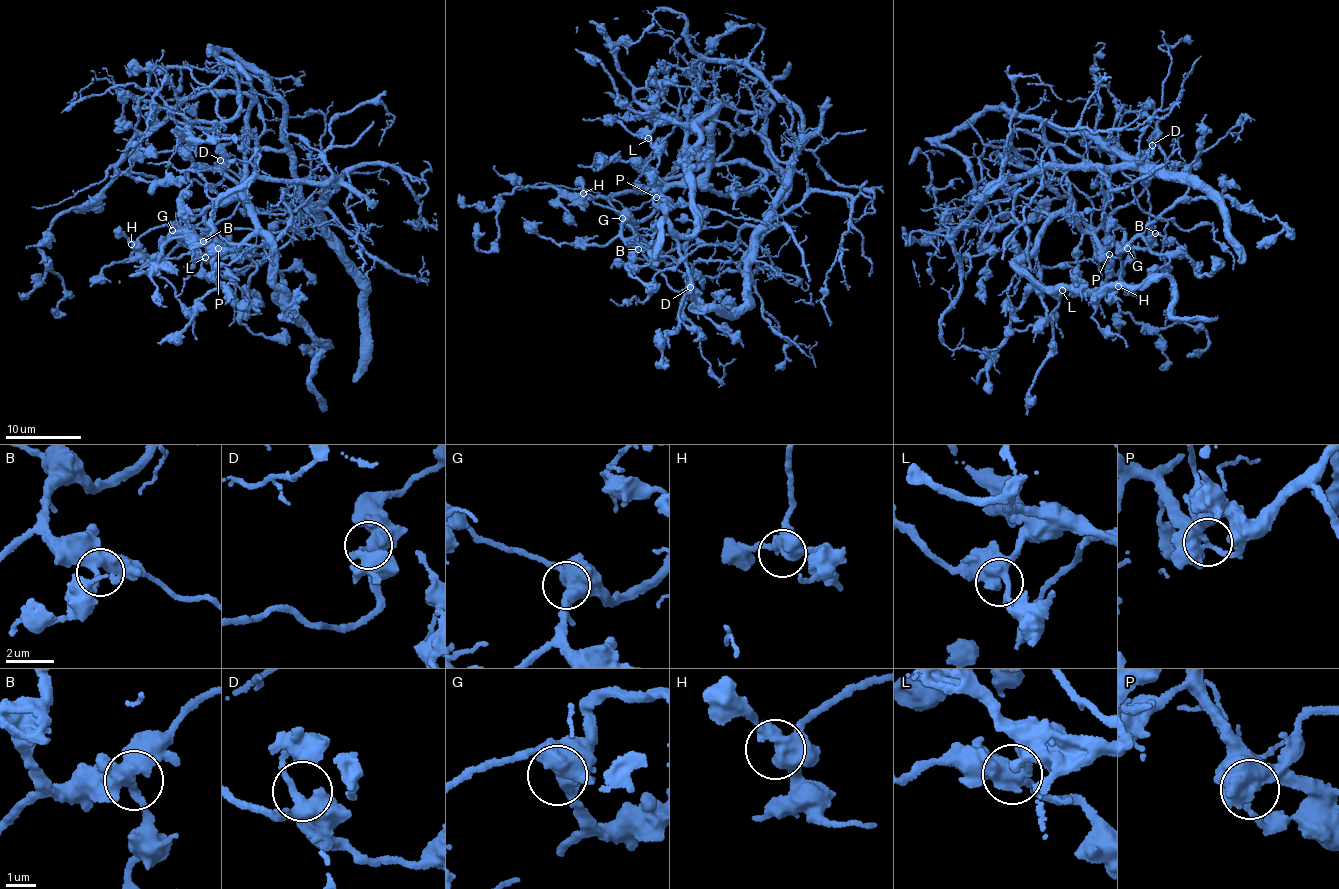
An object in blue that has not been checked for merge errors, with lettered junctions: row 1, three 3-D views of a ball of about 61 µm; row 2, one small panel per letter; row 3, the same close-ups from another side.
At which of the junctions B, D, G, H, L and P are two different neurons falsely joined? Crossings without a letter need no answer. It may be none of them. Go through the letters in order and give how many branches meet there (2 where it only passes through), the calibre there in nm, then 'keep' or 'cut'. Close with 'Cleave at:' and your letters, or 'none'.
B: branches 3; calibre 320 nm; keep
D: branches 3; calibre 380 nm; keep
G: branches 3; calibre 480 nm; keep
H: branches 4; calibre 480 nm; keep
L: branches 3; calibre 480 nm; keep
P: branches 3; calibre 440 nm; keep
Cleave at: none

